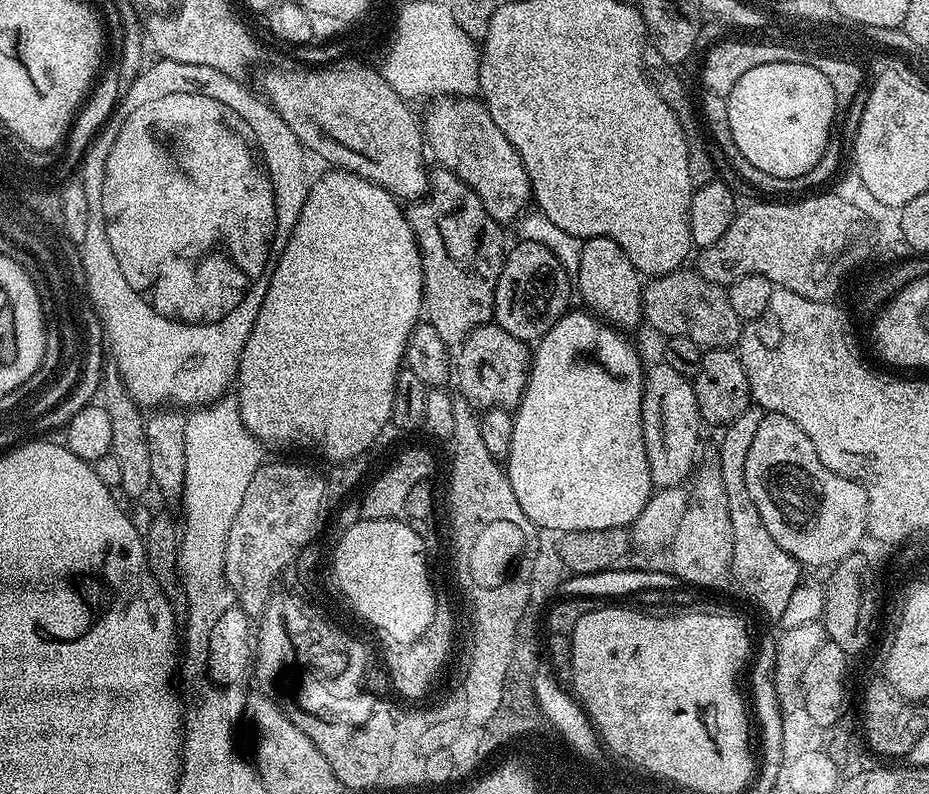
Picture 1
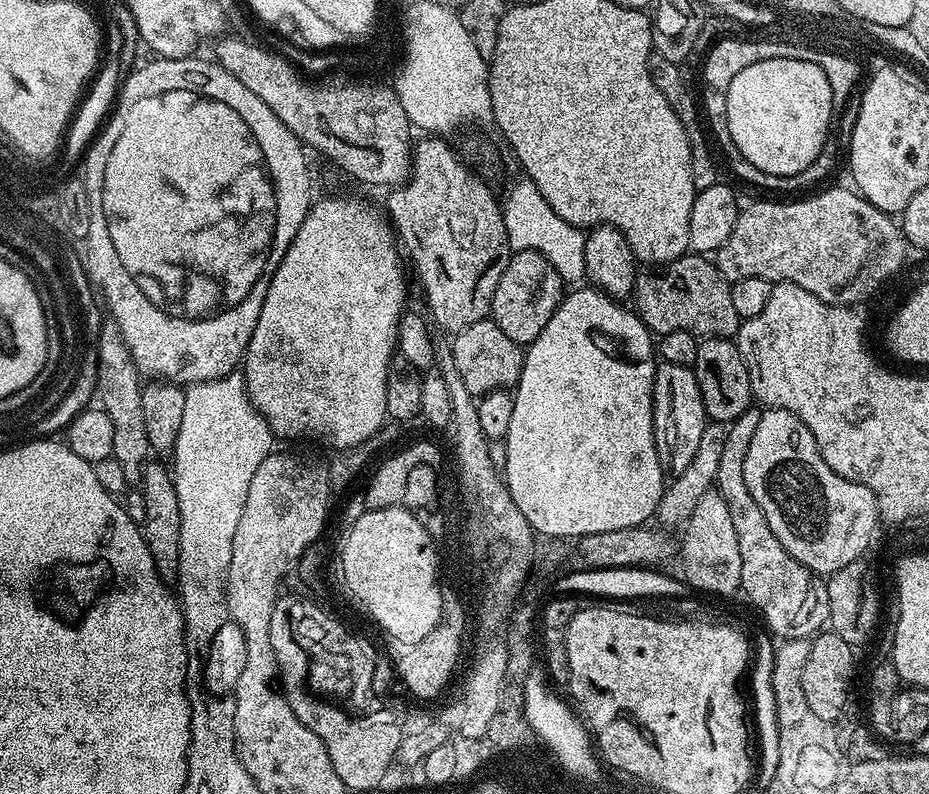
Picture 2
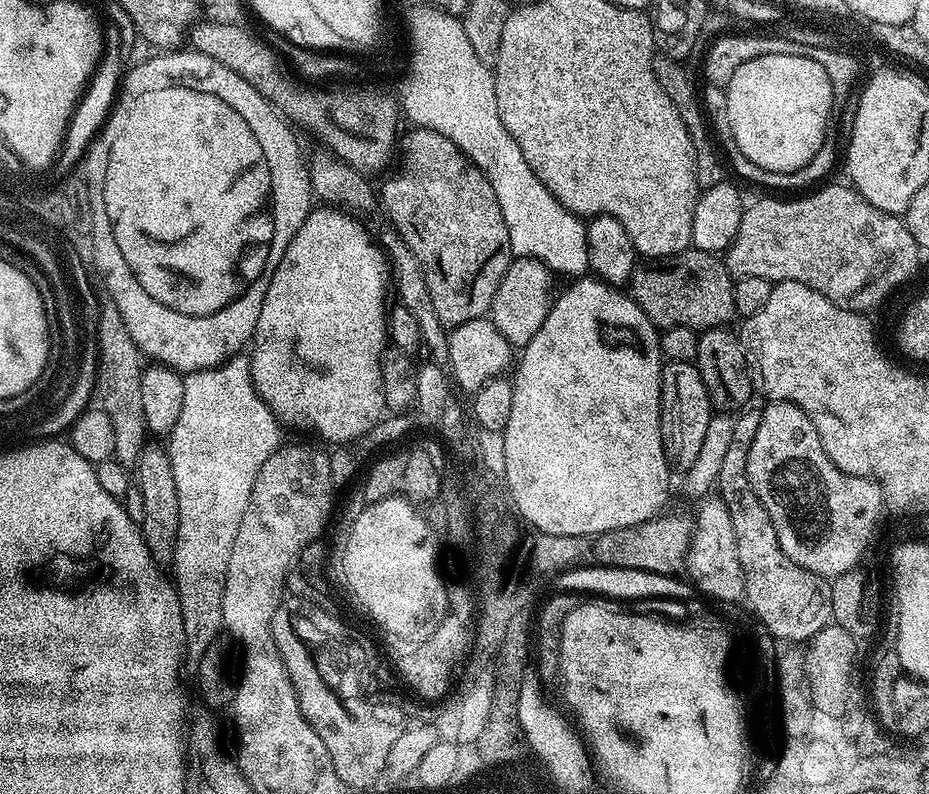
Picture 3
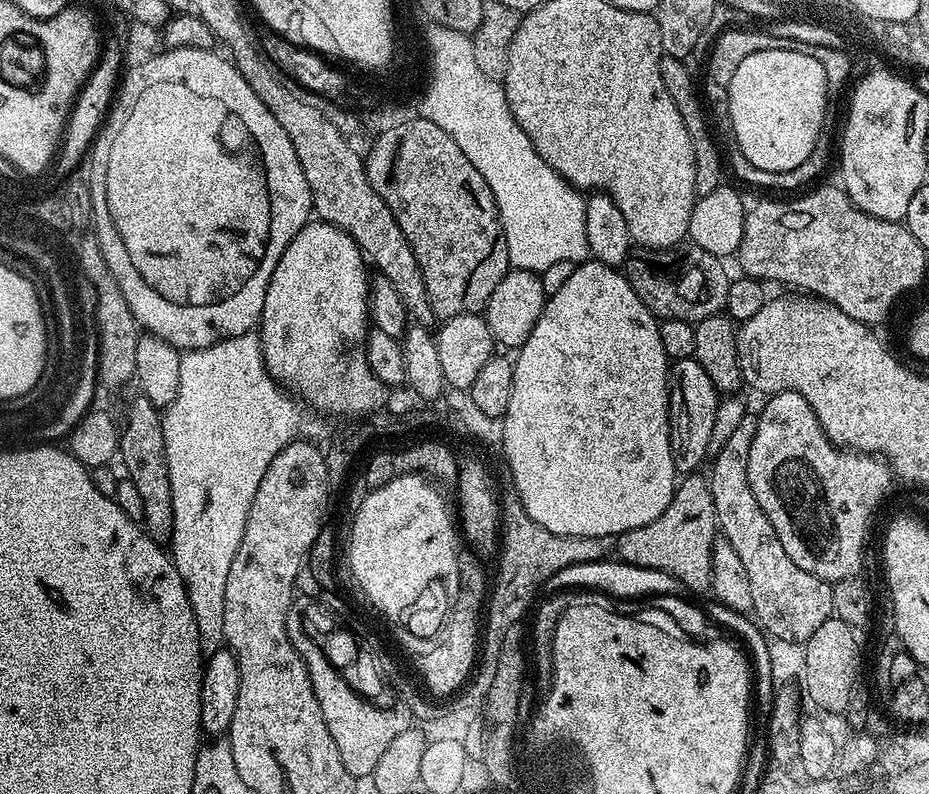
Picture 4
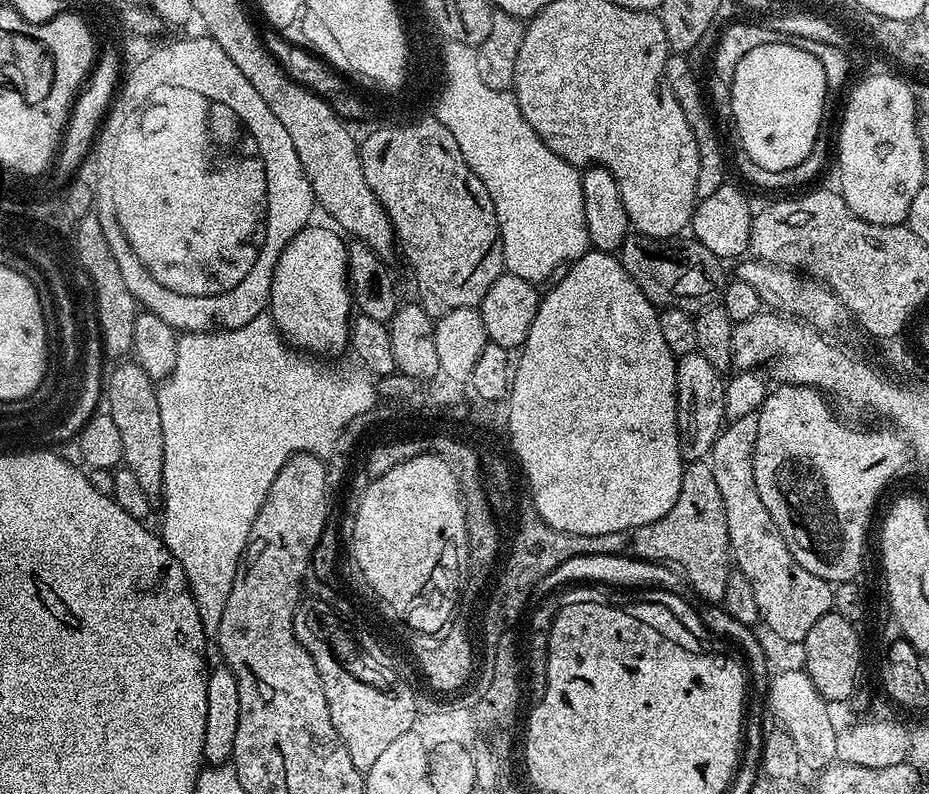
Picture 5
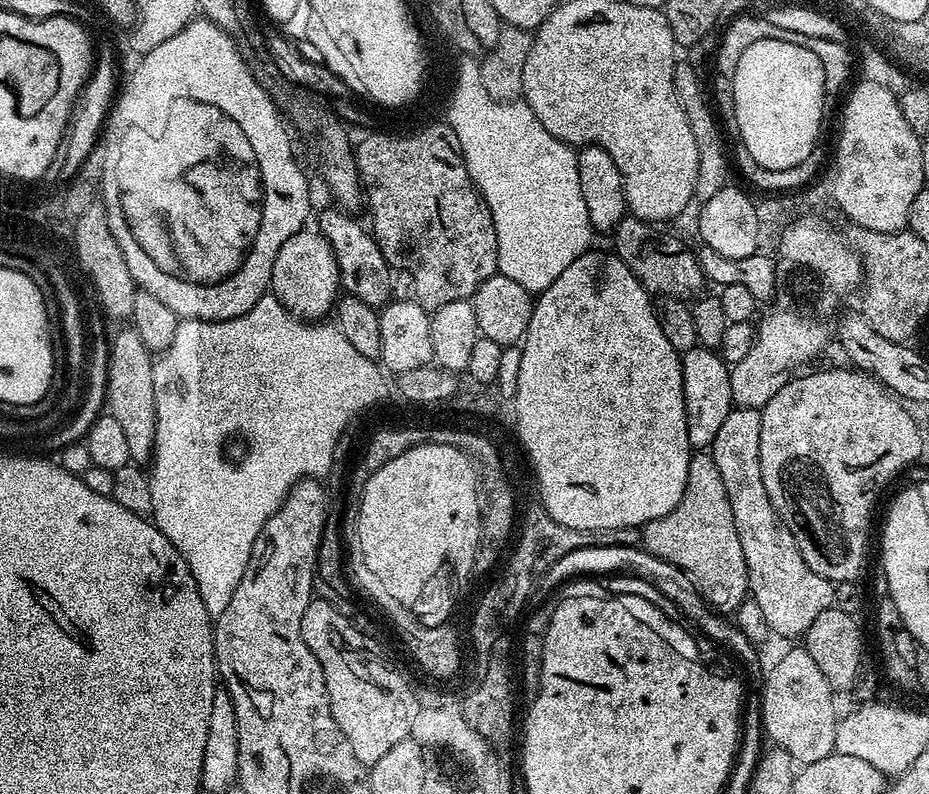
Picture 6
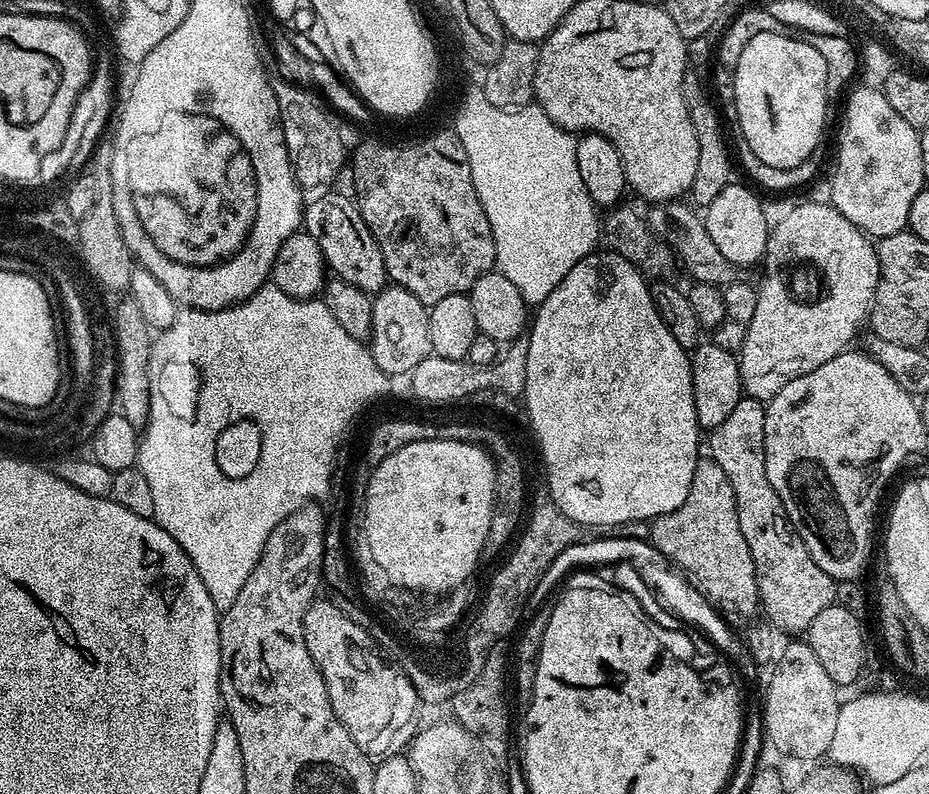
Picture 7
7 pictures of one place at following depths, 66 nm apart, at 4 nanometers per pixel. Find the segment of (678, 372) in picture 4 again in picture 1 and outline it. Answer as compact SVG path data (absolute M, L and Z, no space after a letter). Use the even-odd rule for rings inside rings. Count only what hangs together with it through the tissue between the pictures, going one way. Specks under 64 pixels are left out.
M657 362L653 368L649 367L644 373L640 425L653 485L657 489L681 487L693 475L697 463L696 447L700 444L702 429L698 398L692 389L691 379L678 374L674 366L663 362Z

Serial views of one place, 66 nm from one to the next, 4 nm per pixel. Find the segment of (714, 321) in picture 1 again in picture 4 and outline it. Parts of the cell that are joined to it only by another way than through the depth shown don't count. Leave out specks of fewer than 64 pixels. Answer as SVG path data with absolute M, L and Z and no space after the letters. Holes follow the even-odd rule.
M688 242L663 250L633 247L622 265L622 271L632 281L634 294L642 298L653 316L660 320L681 320L695 326L702 318L724 312L730 275L720 264L723 264L721 257Z

